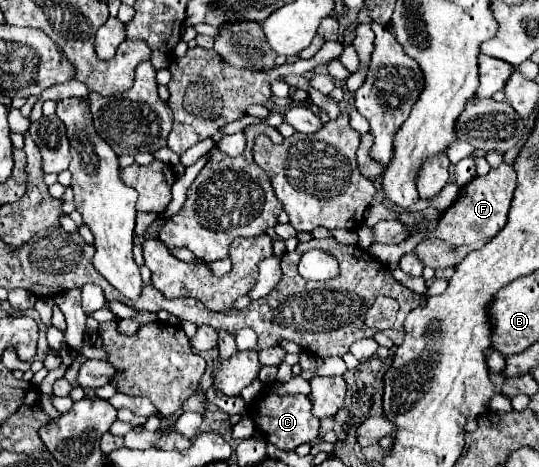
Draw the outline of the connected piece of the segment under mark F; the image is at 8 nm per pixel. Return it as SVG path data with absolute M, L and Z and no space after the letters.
M502 165L492 169L488 175L480 175L464 185L458 193L458 199L452 203L450 209L440 219L436 233L422 241L414 253L426 267L454 267L458 265L470 251L484 247L500 229L504 229L512 205L512 197L516 191L516 171L512 165Z

